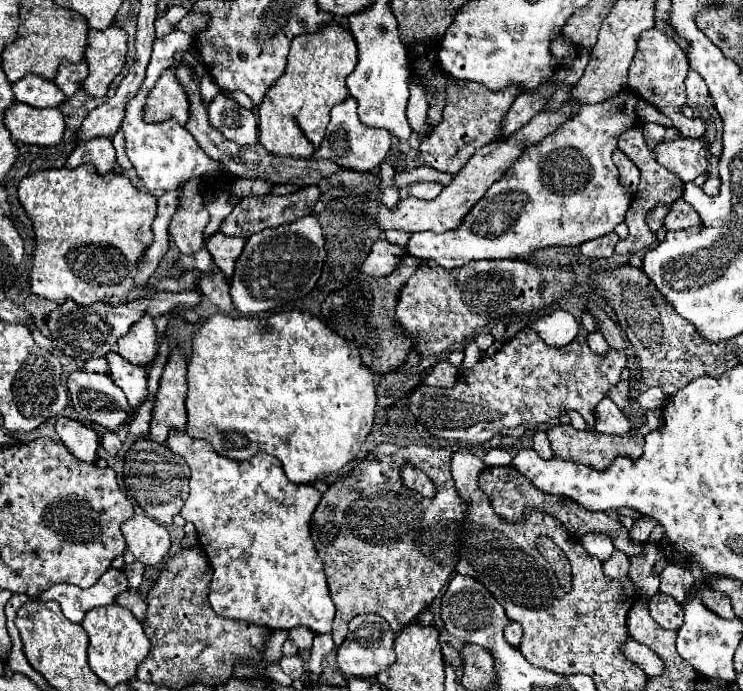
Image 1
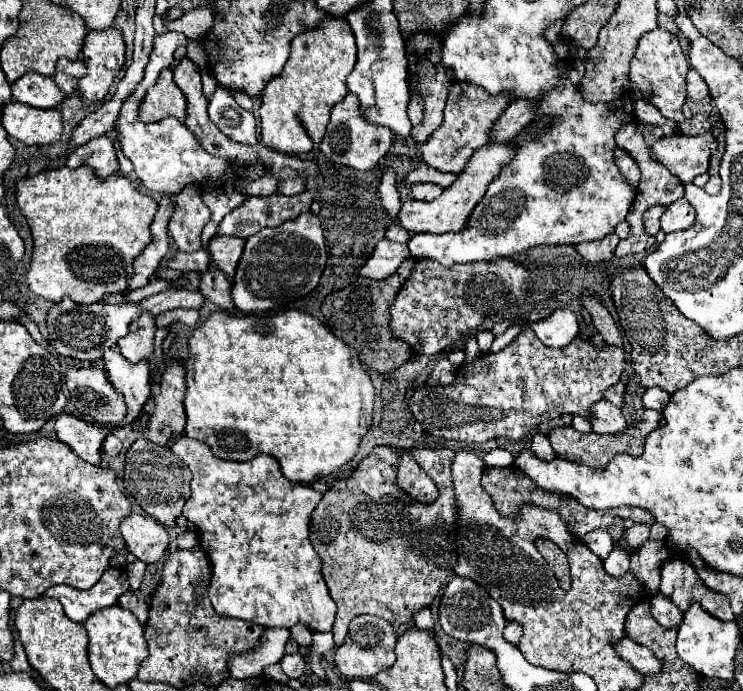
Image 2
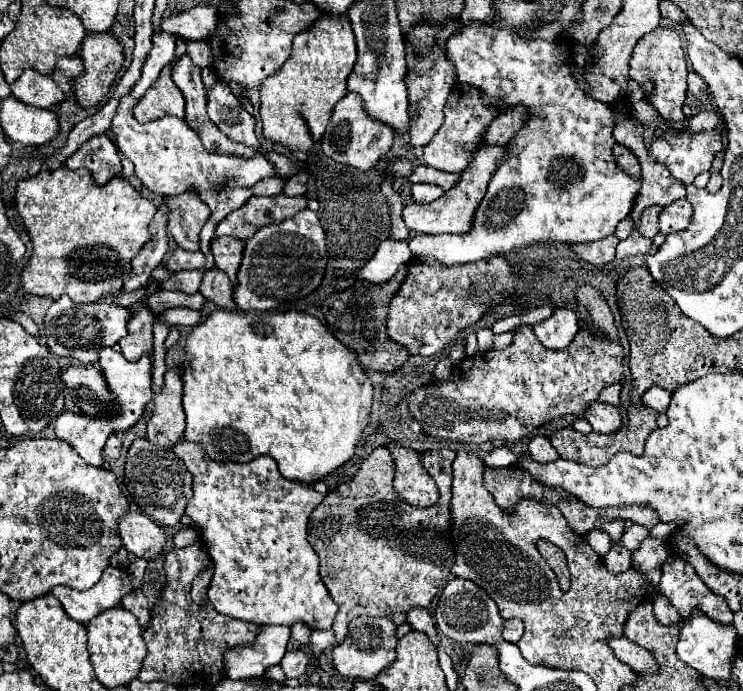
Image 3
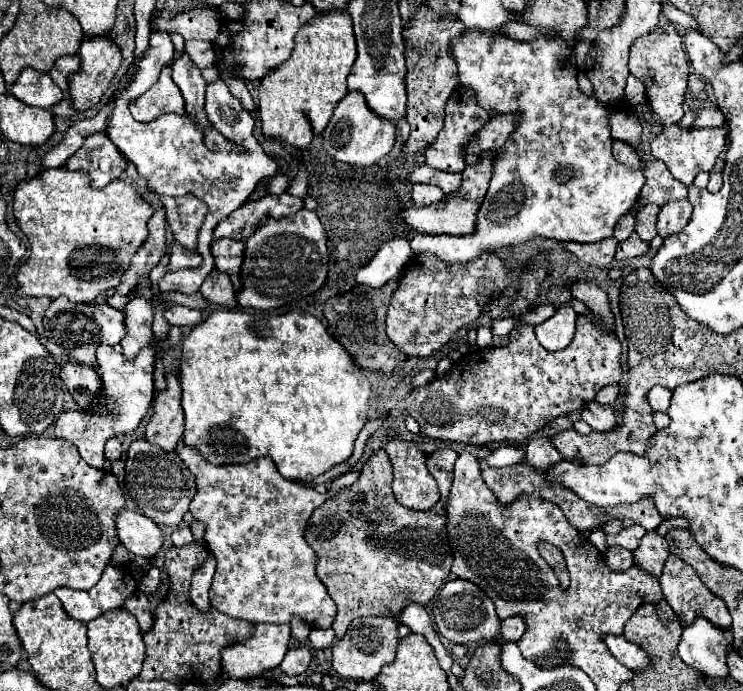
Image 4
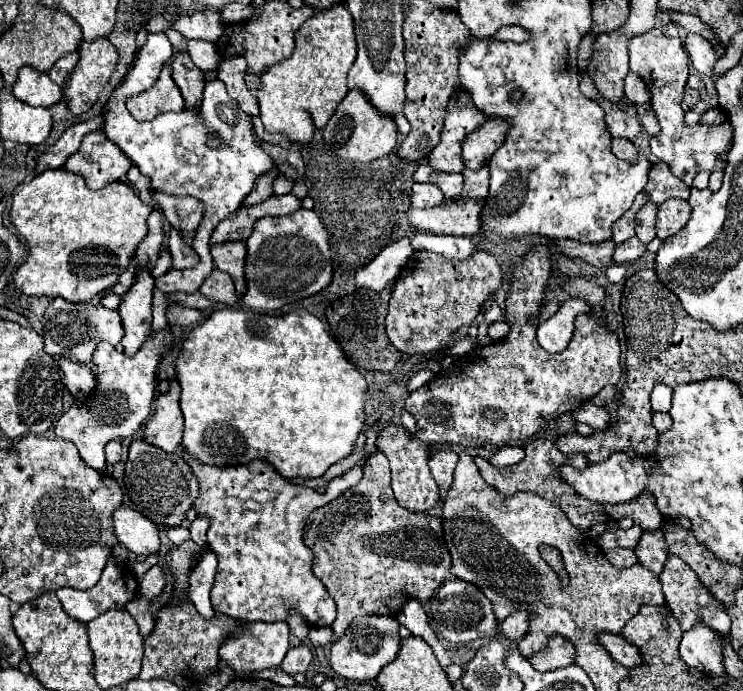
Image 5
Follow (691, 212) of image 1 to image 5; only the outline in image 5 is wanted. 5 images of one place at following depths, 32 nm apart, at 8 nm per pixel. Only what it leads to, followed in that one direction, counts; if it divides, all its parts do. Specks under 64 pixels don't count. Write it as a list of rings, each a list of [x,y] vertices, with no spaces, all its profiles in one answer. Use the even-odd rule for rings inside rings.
[[[666,200],[658,206],[656,214],[656,236],[666,240],[684,228],[690,216],[690,204],[686,200]]]

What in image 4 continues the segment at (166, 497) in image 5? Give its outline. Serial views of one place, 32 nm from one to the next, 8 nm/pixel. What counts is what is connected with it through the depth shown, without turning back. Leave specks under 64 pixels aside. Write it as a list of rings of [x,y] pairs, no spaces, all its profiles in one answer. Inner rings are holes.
[[[140,438],[134,440],[128,450],[124,488],[134,506],[144,516],[154,520],[162,528],[176,528],[188,512],[188,506],[196,494],[196,478],[176,452],[164,452],[160,446],[152,446],[144,438]]]

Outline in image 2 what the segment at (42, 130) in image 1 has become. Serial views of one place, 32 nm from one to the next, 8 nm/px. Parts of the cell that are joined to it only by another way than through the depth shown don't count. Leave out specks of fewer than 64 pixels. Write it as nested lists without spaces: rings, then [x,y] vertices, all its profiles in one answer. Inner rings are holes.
[[[14,98],[2,108],[2,126],[10,138],[24,144],[52,144],[62,134],[62,116],[58,110],[40,110]]]

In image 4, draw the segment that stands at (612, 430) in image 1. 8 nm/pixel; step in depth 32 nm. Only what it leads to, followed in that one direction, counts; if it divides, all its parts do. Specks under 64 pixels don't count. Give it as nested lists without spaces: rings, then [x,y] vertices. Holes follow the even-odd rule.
[[[588,402],[584,404],[584,408],[580,412],[570,414],[572,420],[582,420],[586,424],[590,424],[594,430],[598,432],[608,432],[612,430],[612,426],[618,424],[616,412],[610,406],[600,406],[596,402]]]

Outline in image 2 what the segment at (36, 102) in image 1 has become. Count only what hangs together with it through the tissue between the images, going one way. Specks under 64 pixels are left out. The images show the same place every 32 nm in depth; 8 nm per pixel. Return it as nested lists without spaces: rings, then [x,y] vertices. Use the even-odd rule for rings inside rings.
[[[26,72],[12,86],[12,96],[18,102],[24,102],[34,108],[56,108],[64,100],[64,92],[56,88],[50,76],[42,76],[36,72]]]

